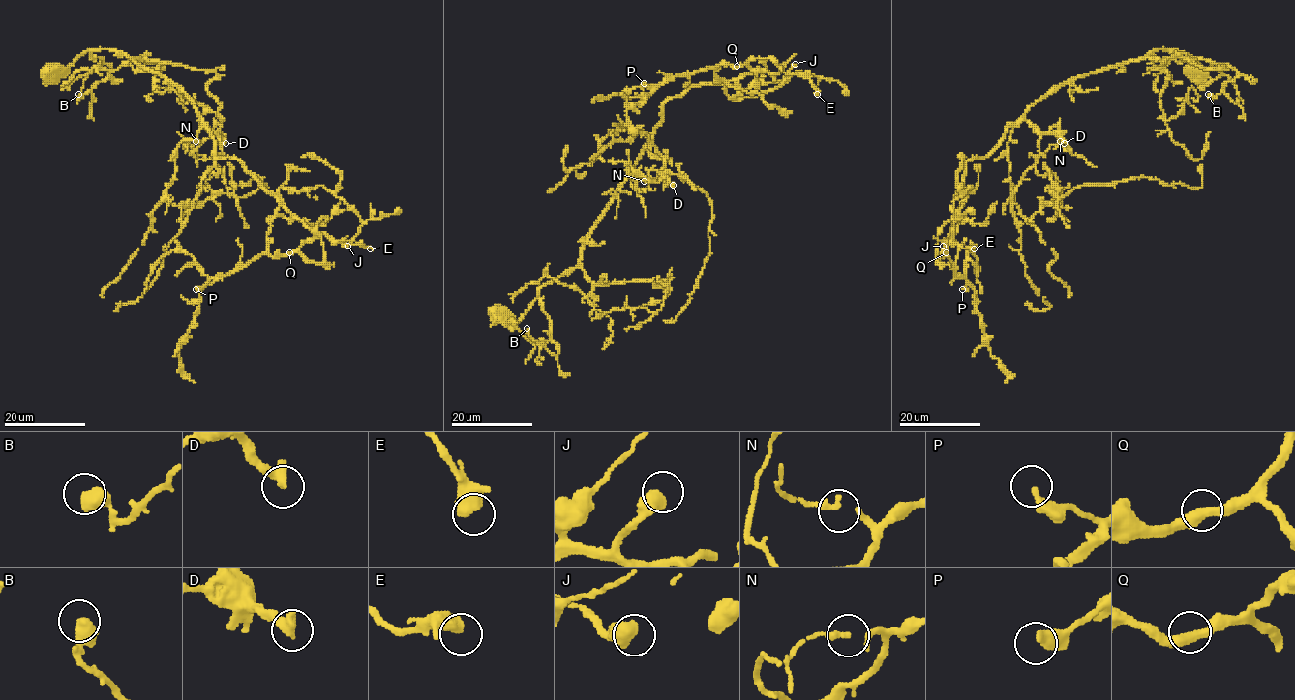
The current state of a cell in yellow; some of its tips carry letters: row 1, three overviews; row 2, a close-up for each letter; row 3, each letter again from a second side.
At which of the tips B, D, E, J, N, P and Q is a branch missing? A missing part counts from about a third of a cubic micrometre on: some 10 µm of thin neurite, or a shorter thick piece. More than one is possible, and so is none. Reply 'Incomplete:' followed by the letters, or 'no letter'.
Incomplete: D

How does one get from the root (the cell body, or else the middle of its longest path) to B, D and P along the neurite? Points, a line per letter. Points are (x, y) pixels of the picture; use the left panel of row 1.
B: (50, 70), (67, 68), (87, 50), (94, 58), (103, 59), (110, 67), (109, 76), (79, 98), (78, 94)
D: (50, 70), (67, 68), (90, 49), (124, 52), (174, 83), (189, 98), (198, 121), (225, 143)
P: (50, 70), (90, 49), (126, 53), (174, 83), (214, 155), (235, 158), (276, 198), (267, 250), (195, 289)

